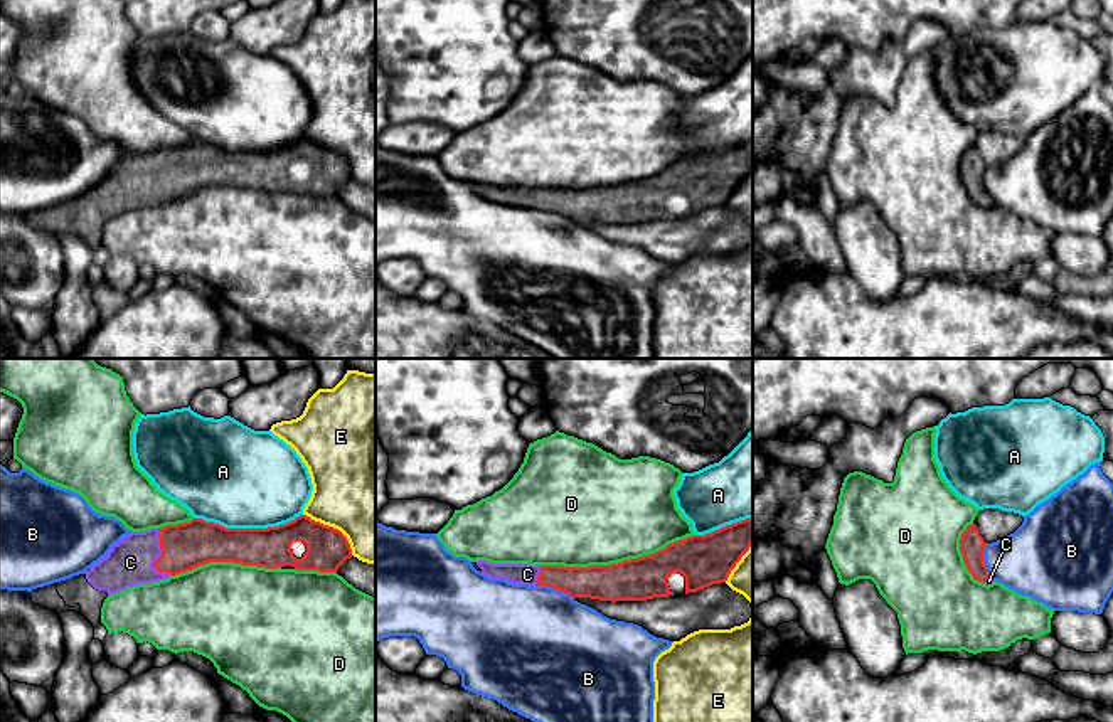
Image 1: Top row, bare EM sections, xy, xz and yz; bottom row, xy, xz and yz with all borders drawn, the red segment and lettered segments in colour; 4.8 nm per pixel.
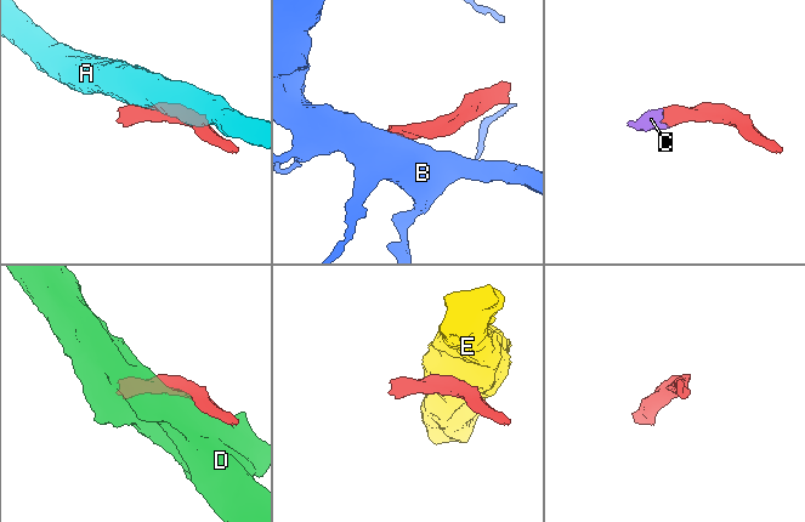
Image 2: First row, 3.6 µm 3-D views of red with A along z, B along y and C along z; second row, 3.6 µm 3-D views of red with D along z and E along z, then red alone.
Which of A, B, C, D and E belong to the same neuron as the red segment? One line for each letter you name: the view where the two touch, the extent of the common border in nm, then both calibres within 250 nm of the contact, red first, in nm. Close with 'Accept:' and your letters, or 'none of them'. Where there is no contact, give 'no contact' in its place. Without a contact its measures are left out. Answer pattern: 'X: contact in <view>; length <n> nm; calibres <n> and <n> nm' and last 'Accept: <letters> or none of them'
C: contact in xy; length 240 nm; calibres 220 and 220 nm
Accept: C

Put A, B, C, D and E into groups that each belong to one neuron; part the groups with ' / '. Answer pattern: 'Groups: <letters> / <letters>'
Groups: A / B / C / D / E

